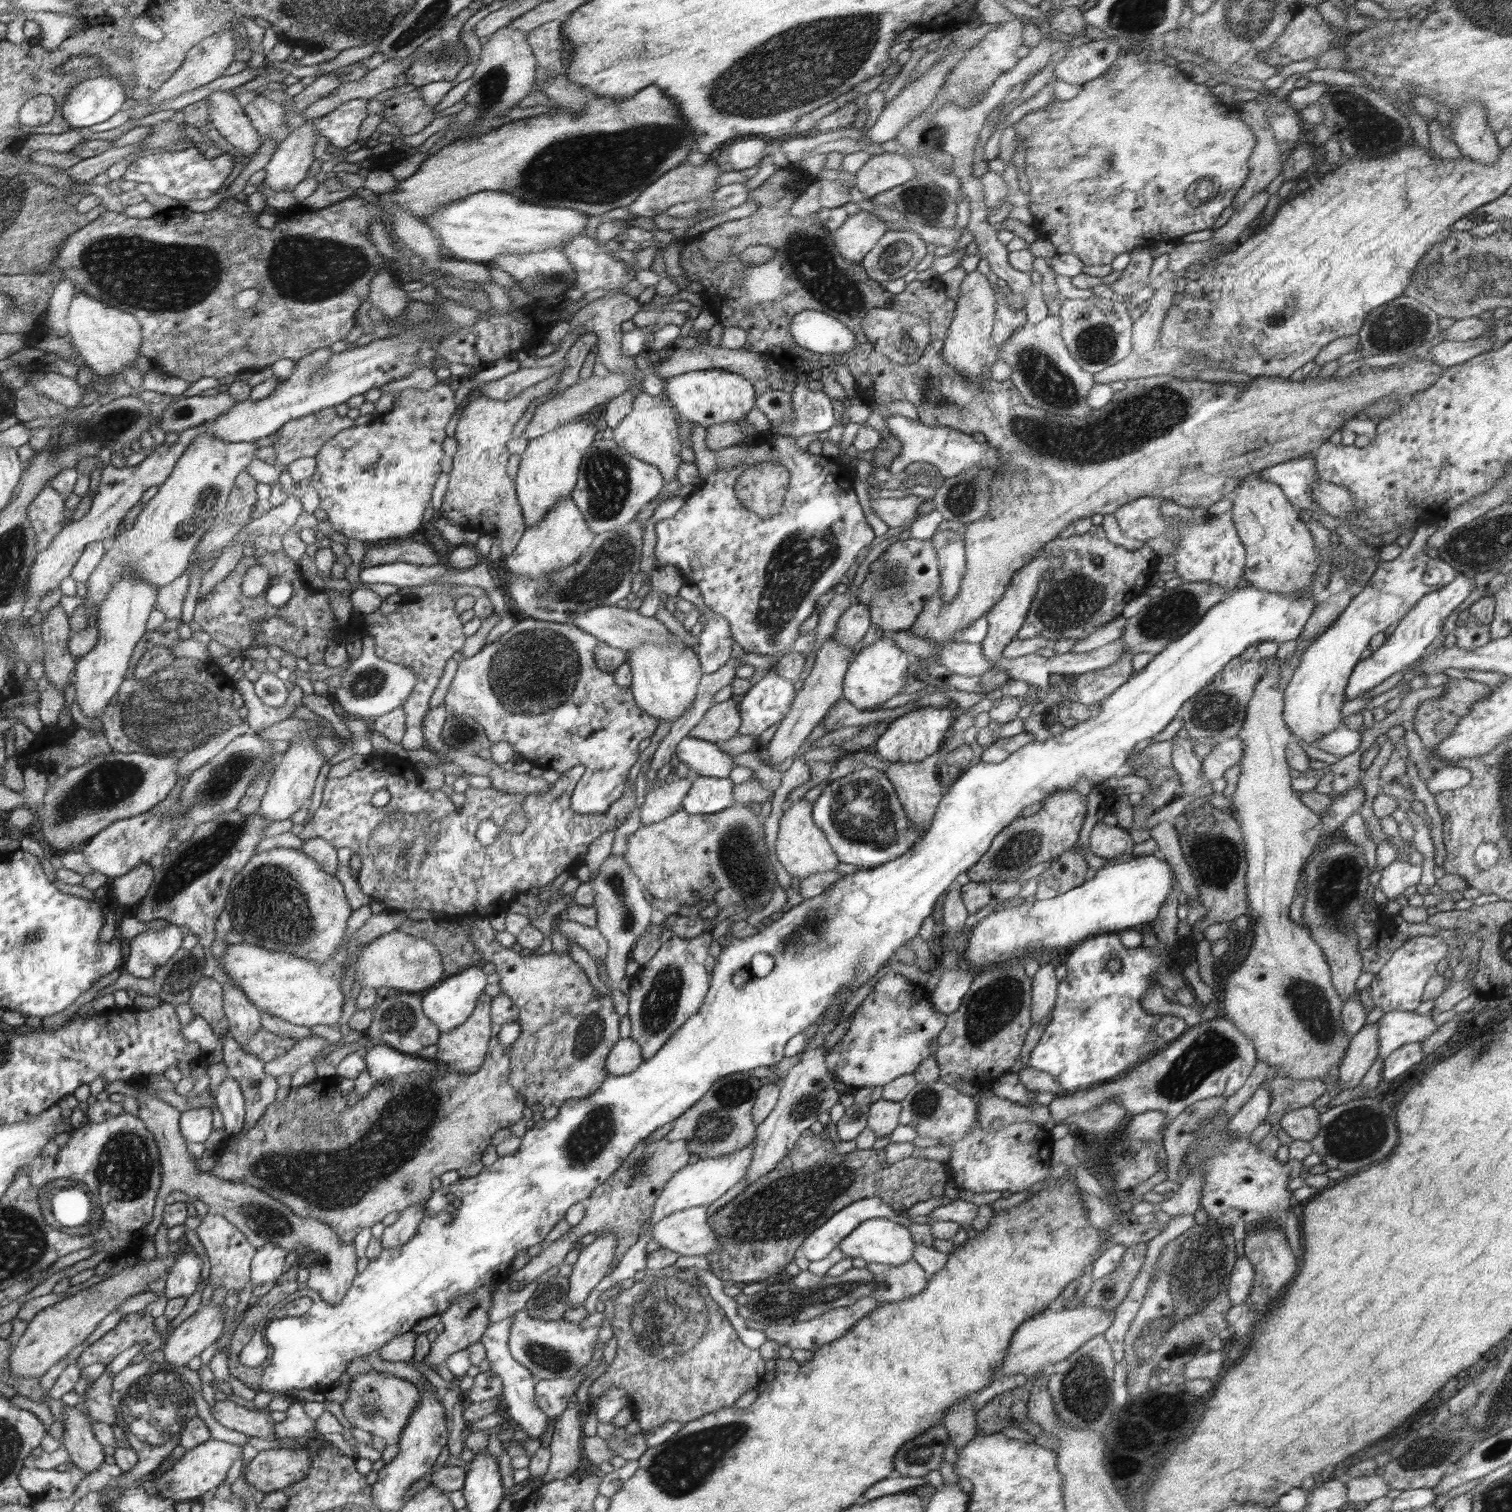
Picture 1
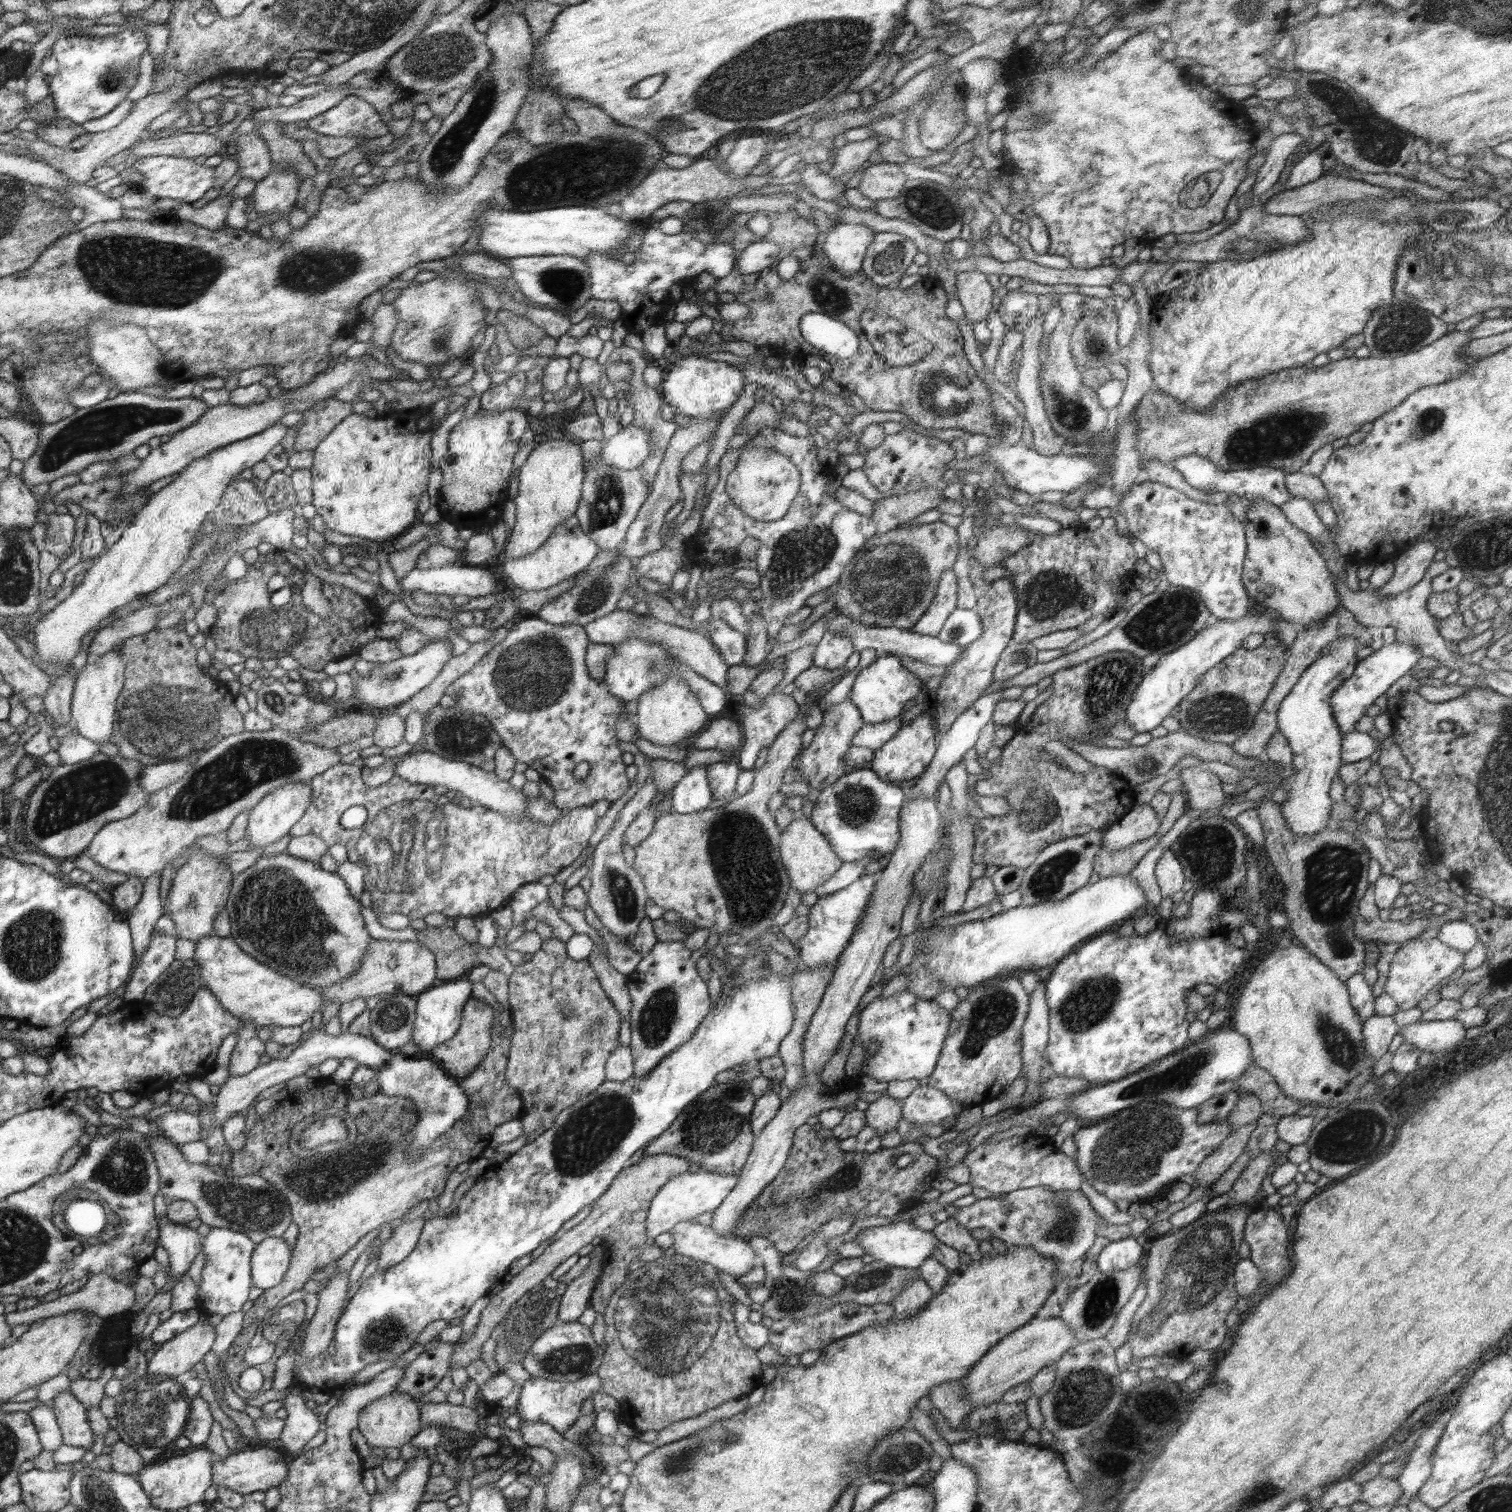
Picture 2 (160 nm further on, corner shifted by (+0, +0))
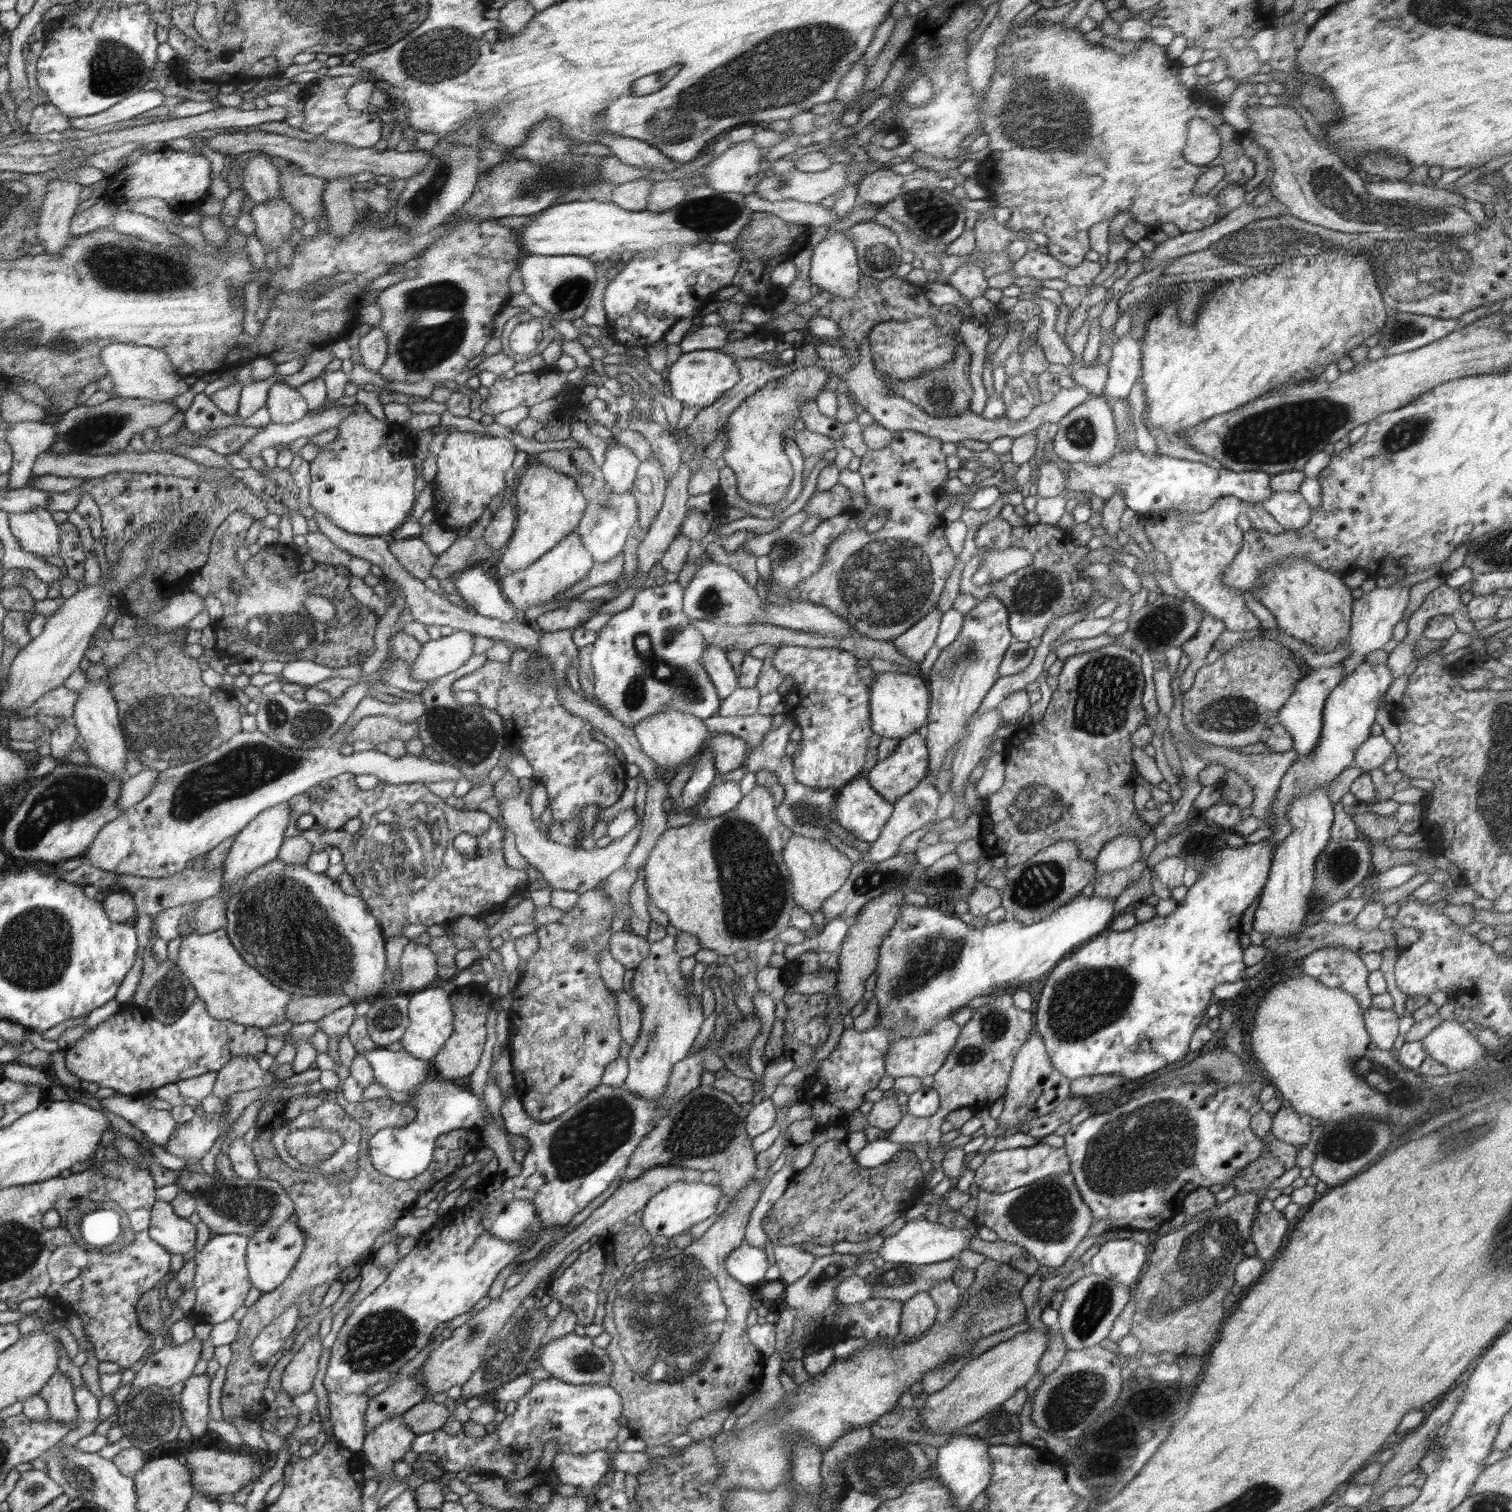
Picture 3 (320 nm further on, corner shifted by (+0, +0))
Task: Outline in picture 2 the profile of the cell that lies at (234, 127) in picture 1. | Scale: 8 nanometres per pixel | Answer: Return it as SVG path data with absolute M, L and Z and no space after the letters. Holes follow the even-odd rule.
M255 132L239 136L232 151L238 160L242 179L262 181L272 171L273 163L268 146Z

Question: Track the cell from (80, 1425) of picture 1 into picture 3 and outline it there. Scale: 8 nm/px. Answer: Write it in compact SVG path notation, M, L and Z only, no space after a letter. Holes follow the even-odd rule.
M58 1371L39 1395L47 1402L49 1418L68 1425L71 1430L78 1427L80 1416L75 1400L75 1386L68 1376Z

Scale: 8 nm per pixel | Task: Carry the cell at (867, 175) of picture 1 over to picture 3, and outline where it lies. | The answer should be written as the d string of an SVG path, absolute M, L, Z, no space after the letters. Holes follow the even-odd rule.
M876 170L858 185L858 200L873 206L884 206L901 195L908 177L892 170Z

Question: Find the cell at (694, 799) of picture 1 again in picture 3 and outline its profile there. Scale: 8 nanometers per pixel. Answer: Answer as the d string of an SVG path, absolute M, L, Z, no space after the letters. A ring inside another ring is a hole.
M710 750L702 751L696 758L698 758L698 762L696 762L694 772L682 790L679 810L694 807L702 799L700 797L712 784L716 774L719 773L714 761L714 754Z

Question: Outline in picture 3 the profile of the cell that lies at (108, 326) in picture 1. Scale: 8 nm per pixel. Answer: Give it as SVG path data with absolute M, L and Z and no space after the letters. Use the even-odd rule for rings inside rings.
M116 342L105 346L101 360L115 384L112 392L120 398L146 398L154 402L175 402L179 394L188 392L190 386L184 381L170 356L160 348L152 346Z

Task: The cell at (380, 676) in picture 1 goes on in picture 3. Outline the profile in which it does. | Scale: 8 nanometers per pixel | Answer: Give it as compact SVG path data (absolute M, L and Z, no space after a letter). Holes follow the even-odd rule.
M454 631L420 646L420 655L409 666L410 680L434 682L466 664L474 654L474 634Z

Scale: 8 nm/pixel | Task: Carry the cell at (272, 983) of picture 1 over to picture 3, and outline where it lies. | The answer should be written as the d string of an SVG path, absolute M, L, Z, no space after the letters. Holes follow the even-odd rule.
M218 929L210 934L194 932L181 939L176 967L195 986L197 998L205 1001L210 1015L218 1020L231 1020L236 1024L263 1029L288 1019L286 1012L293 994L278 988L253 965L246 964L226 930Z

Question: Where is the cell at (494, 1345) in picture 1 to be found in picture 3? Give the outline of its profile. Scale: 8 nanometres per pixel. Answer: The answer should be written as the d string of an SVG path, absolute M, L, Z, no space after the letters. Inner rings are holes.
M596 1451L588 1454L558 1452L554 1457L552 1470L562 1484L572 1484L579 1490L593 1495L605 1482L610 1470L612 1454Z

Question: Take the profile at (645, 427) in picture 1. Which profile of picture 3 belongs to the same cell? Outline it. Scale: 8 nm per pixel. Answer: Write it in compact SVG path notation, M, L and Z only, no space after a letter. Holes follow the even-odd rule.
M624 444L608 446L601 466L607 486L618 494L633 489L640 464L640 459Z

